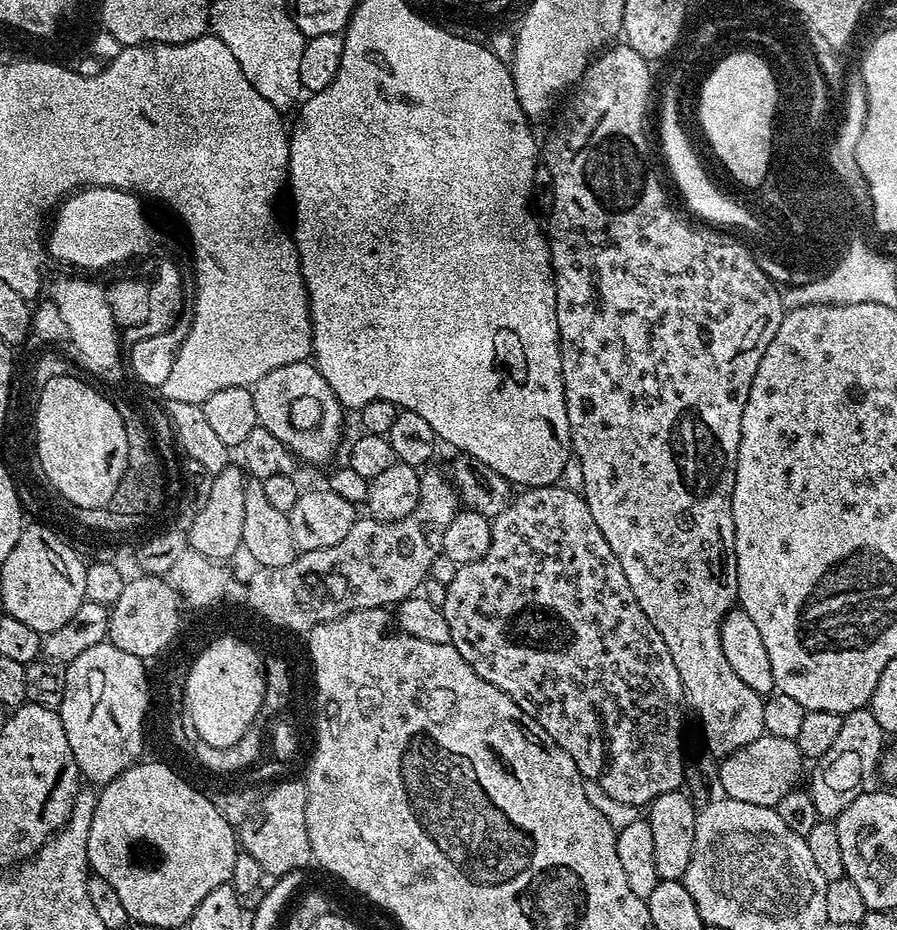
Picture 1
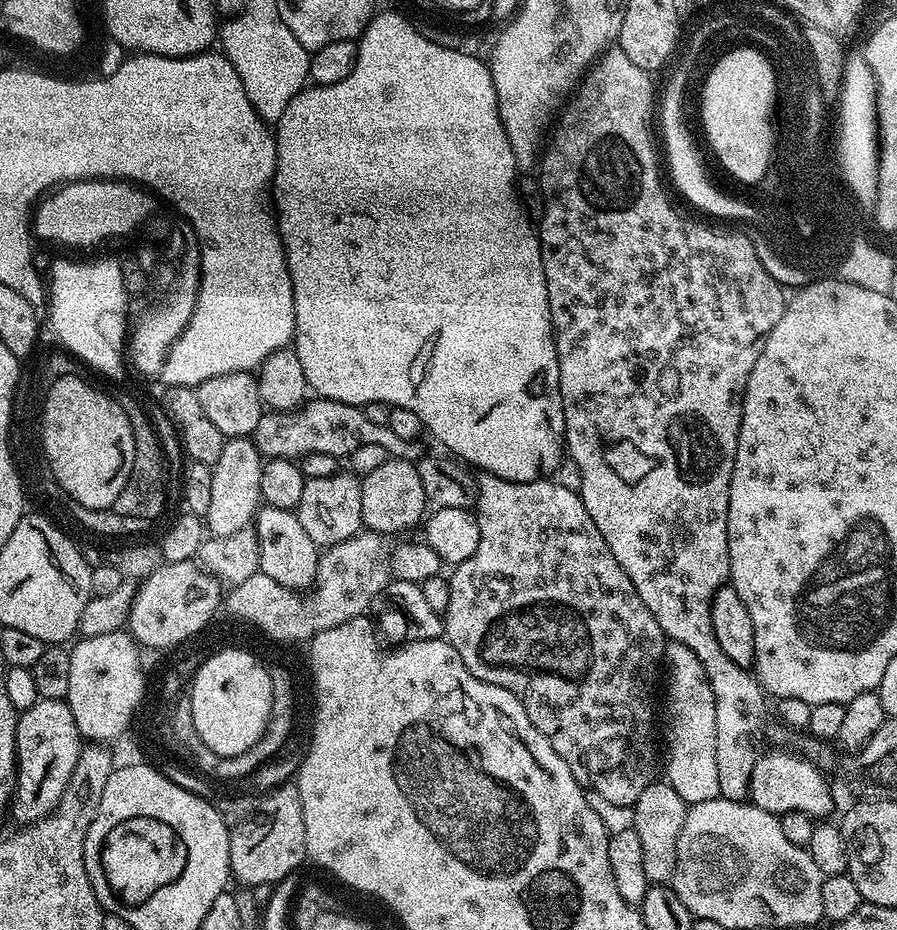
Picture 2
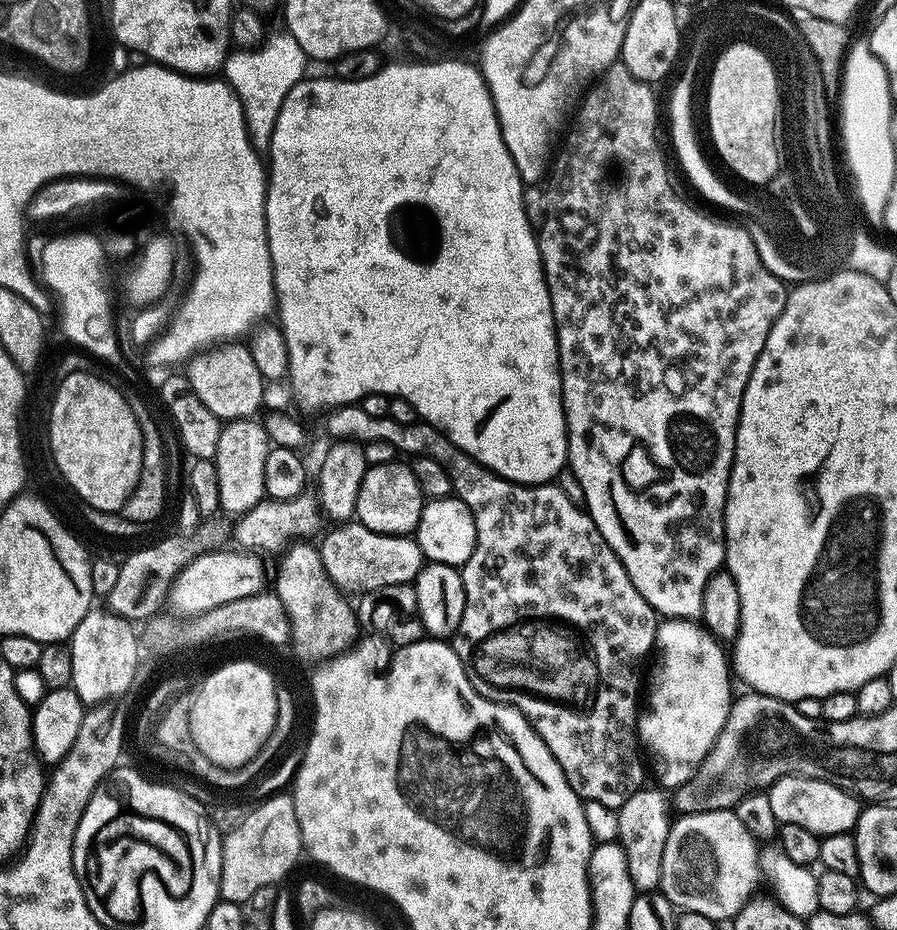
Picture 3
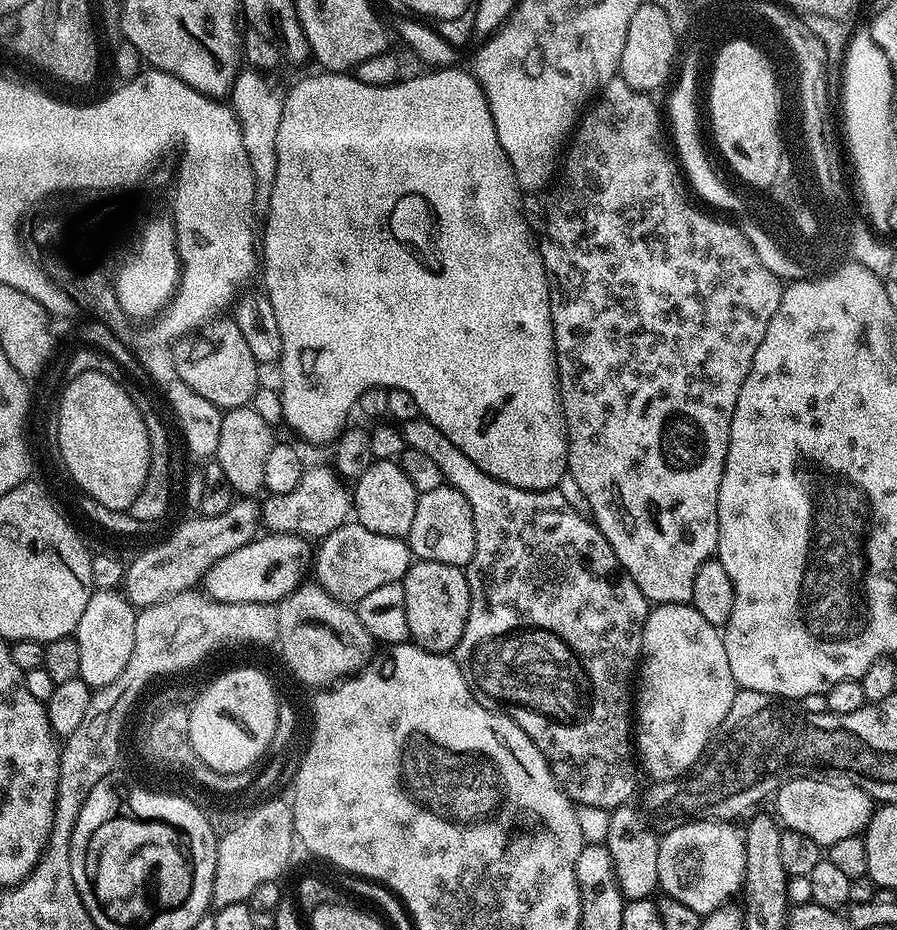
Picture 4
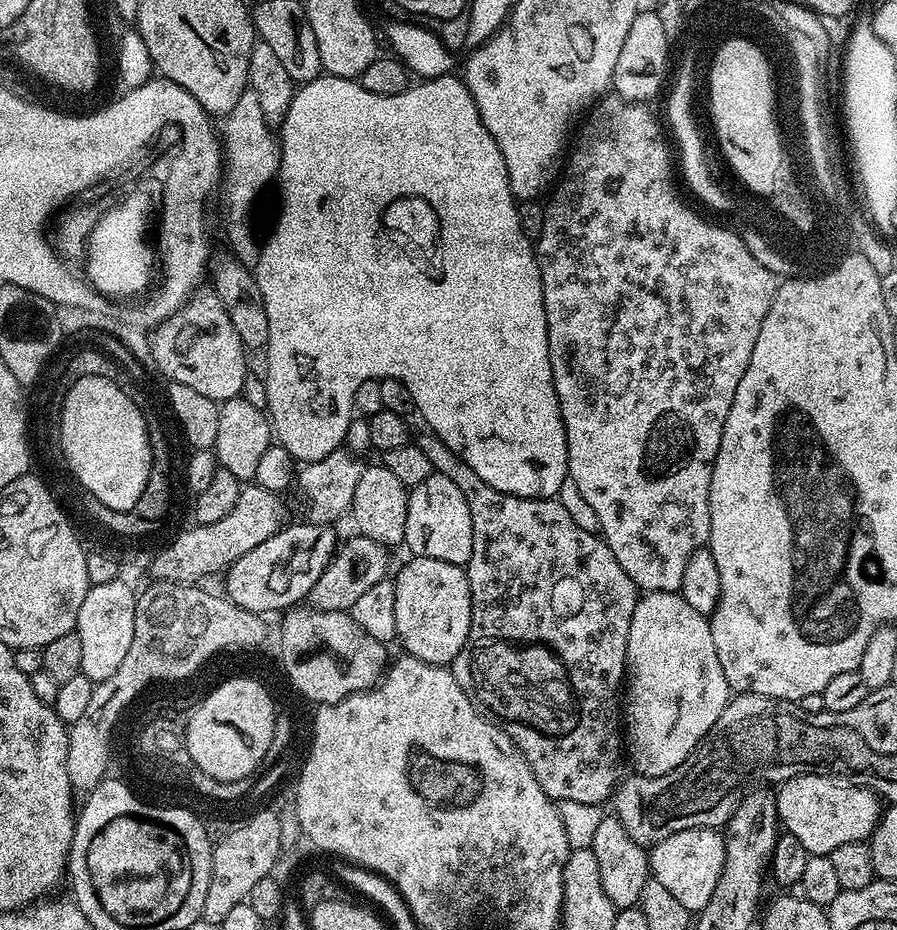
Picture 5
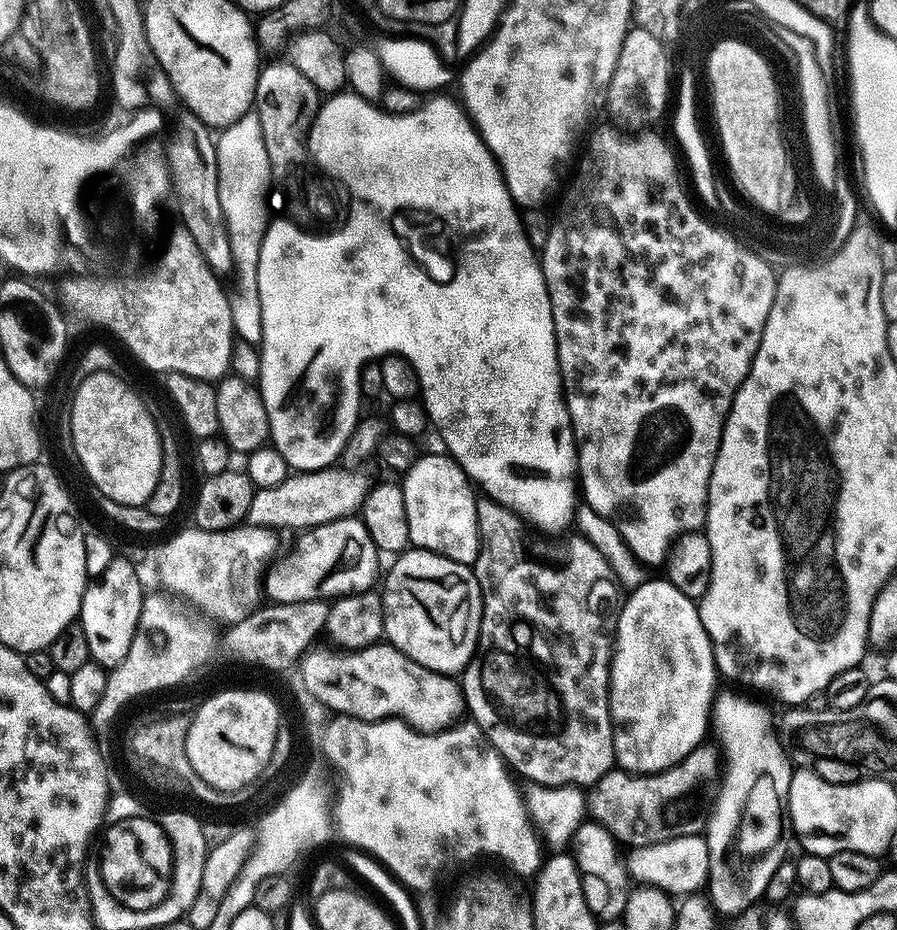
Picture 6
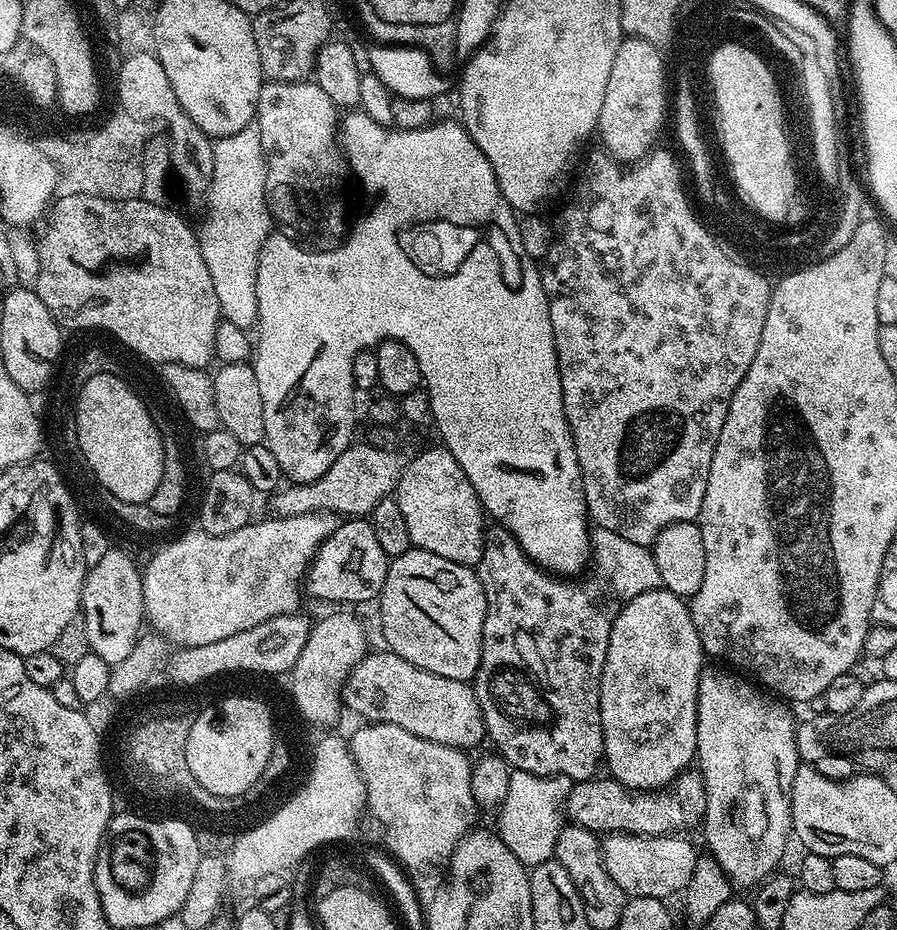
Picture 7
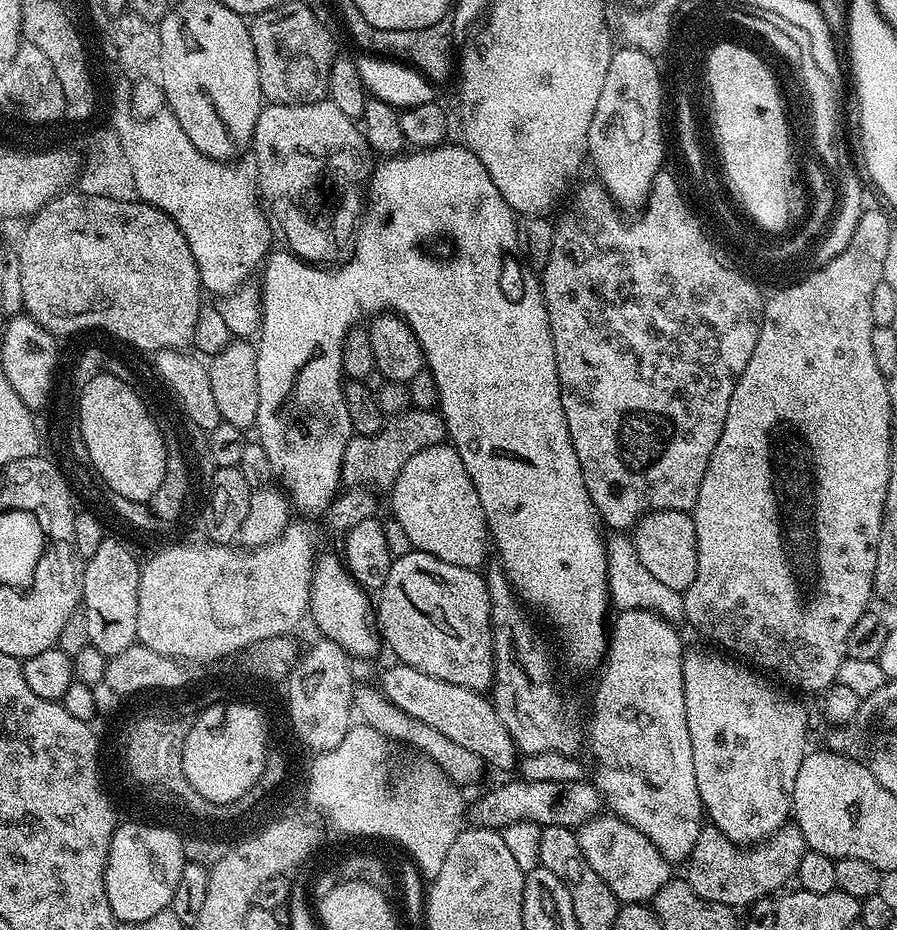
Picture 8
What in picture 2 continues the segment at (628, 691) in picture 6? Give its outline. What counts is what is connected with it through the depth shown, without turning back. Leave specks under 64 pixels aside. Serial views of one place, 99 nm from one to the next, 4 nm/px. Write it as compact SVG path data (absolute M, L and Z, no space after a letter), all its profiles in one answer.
M675 642L669 643L666 648L666 672L668 668L668 776L667 783L678 790L680 797L684 799L685 805L691 806L696 803L706 802L708 799L714 799L720 796L720 787L718 786L718 766L716 765L716 707L714 706L714 694L712 687L708 684L708 675L702 666L702 662L694 653L684 644Z

